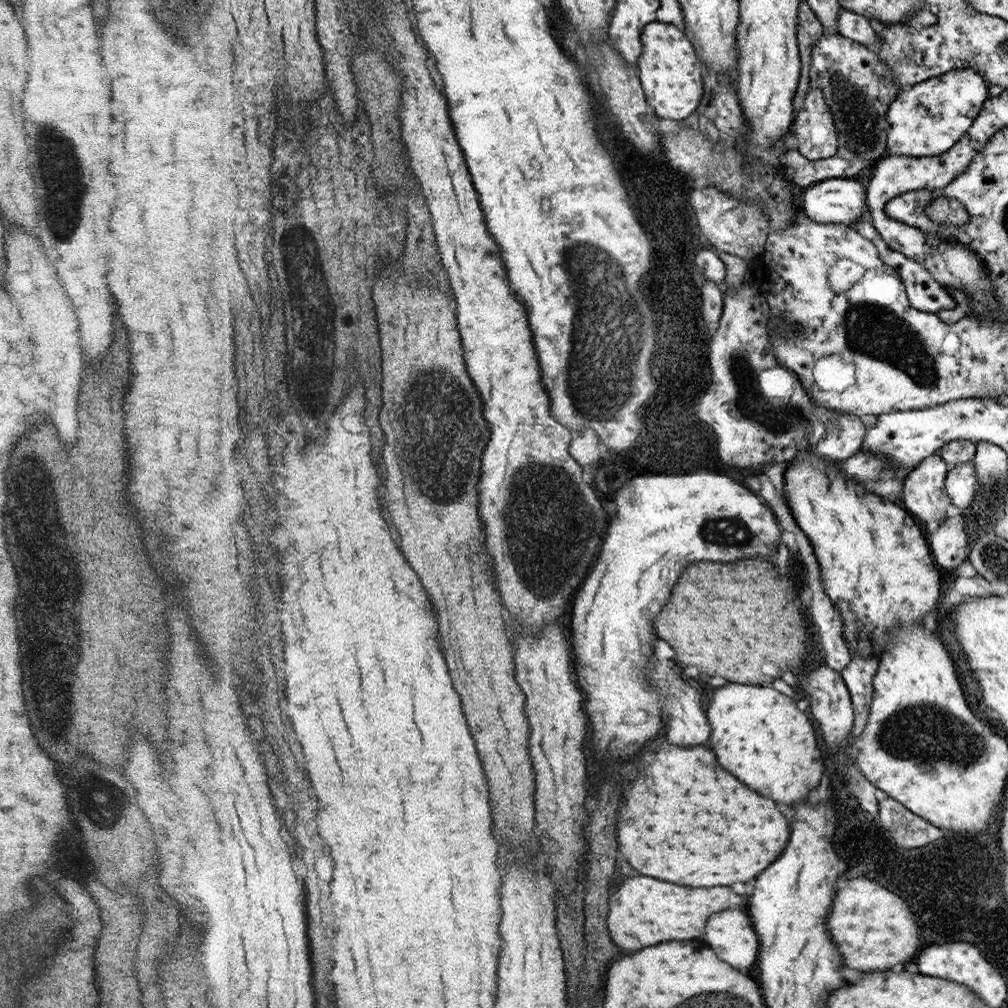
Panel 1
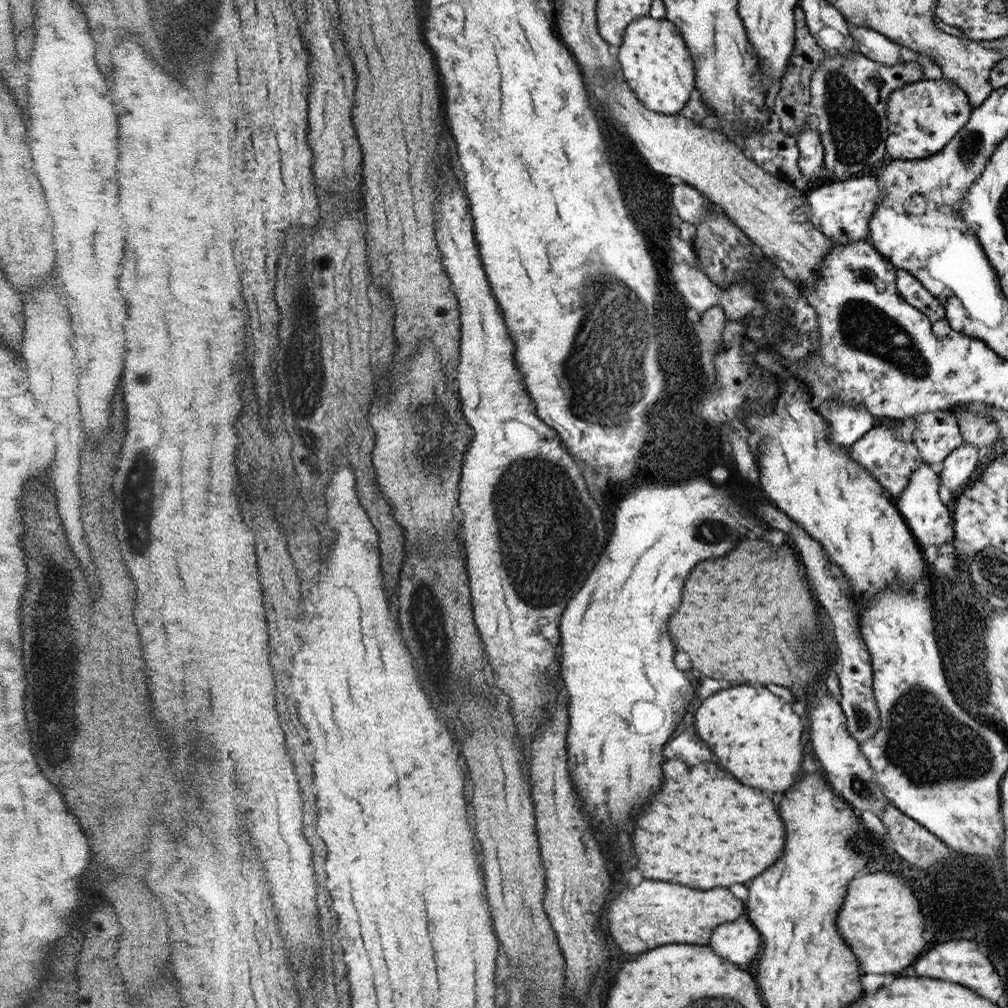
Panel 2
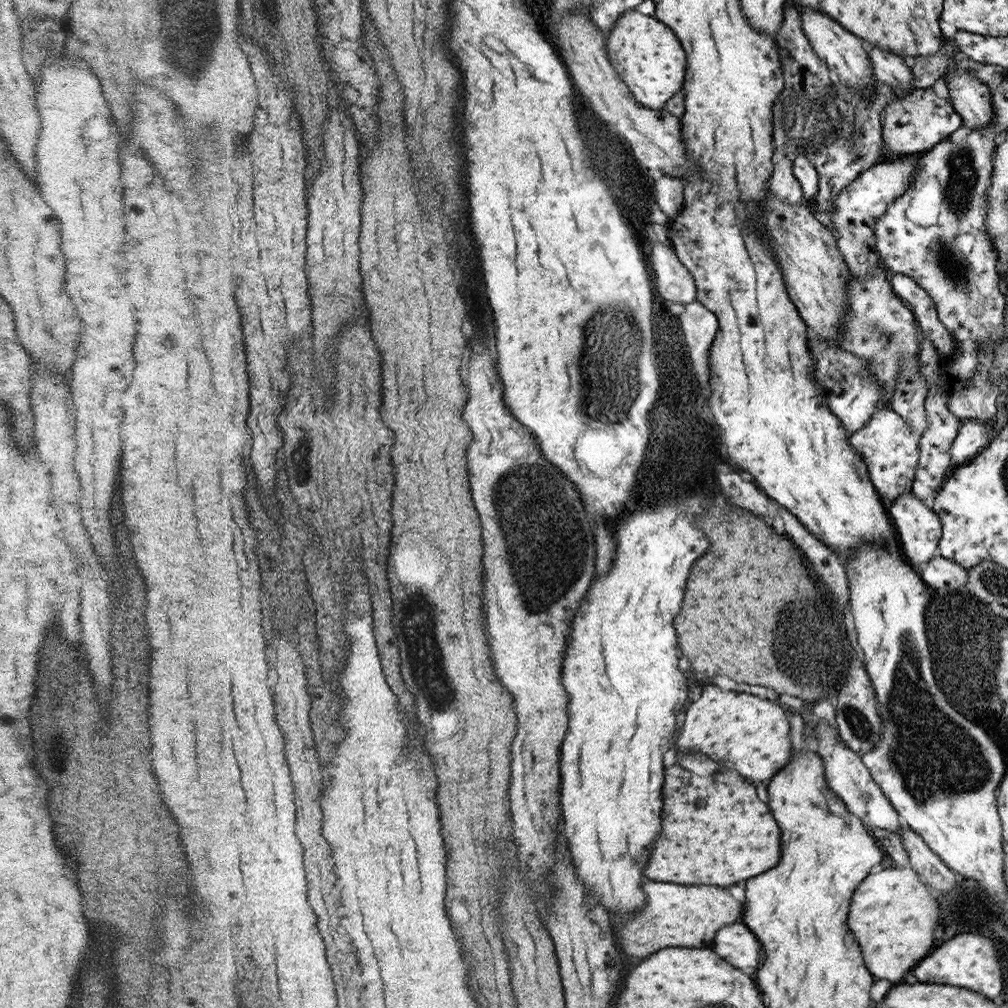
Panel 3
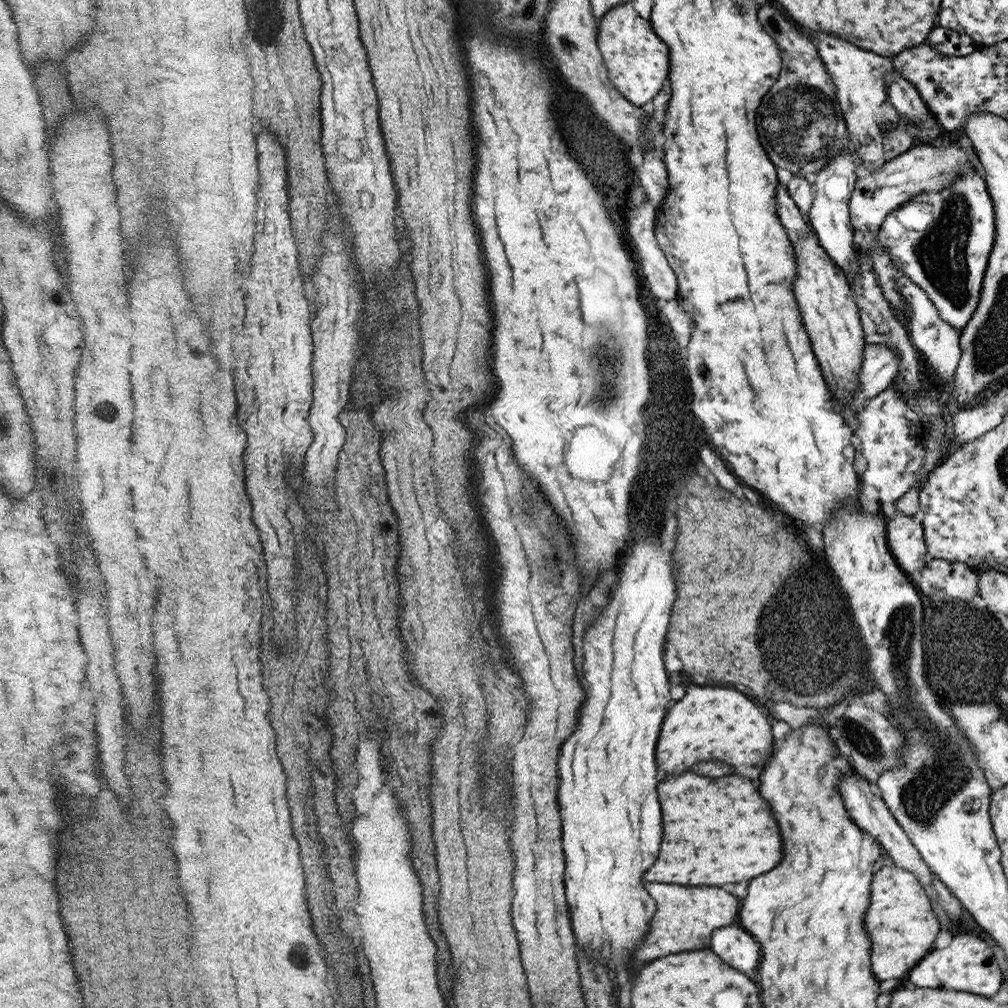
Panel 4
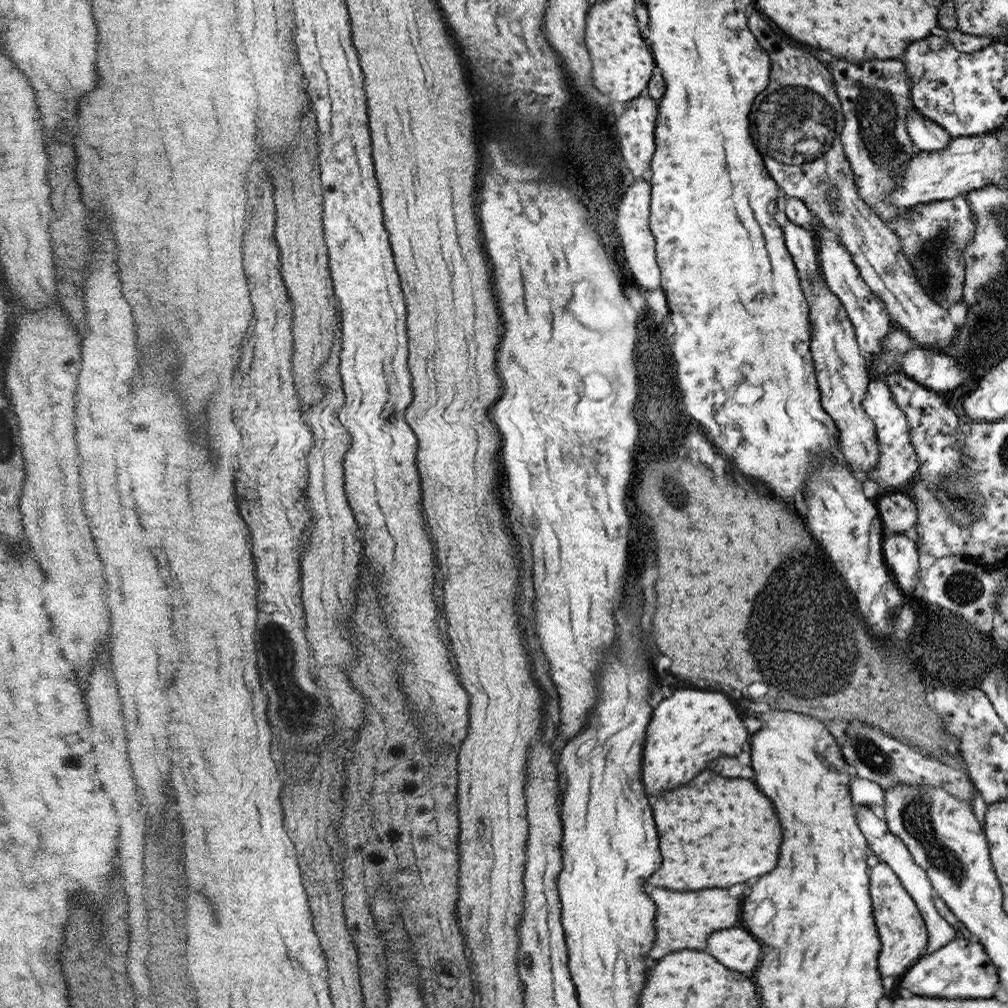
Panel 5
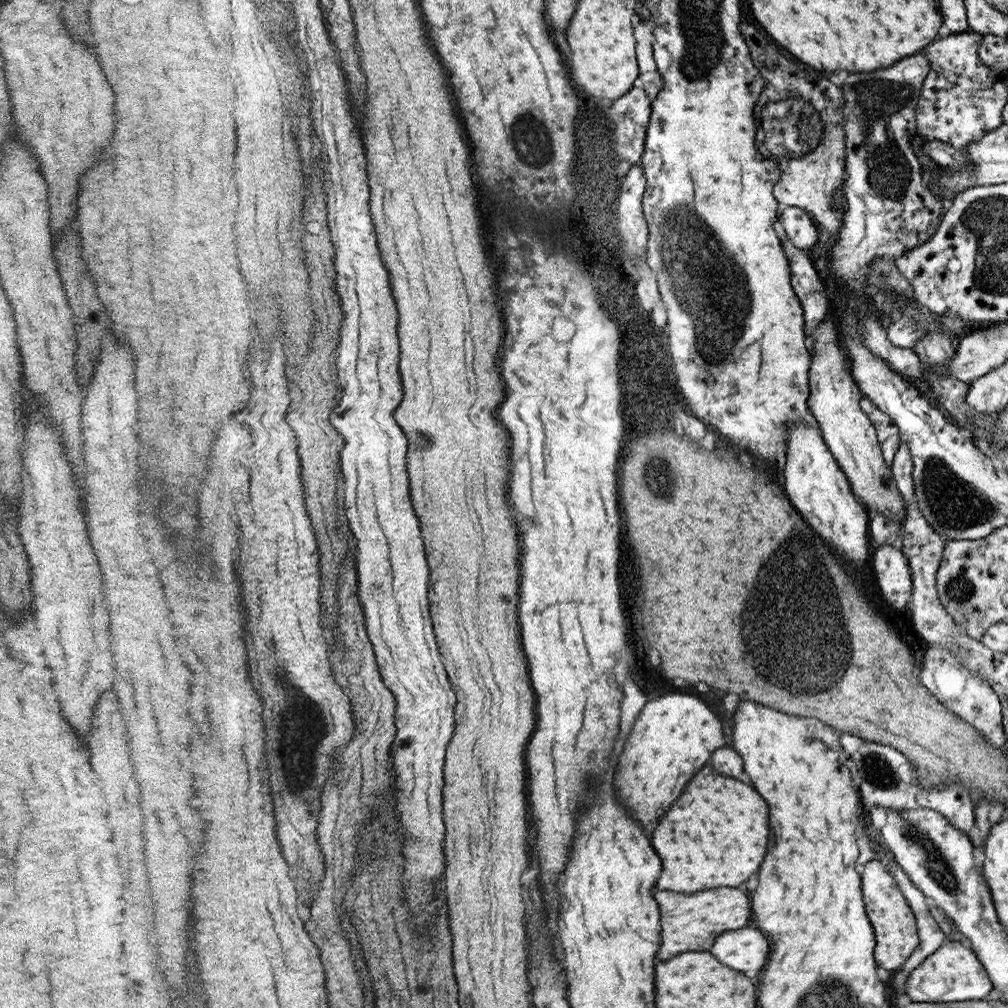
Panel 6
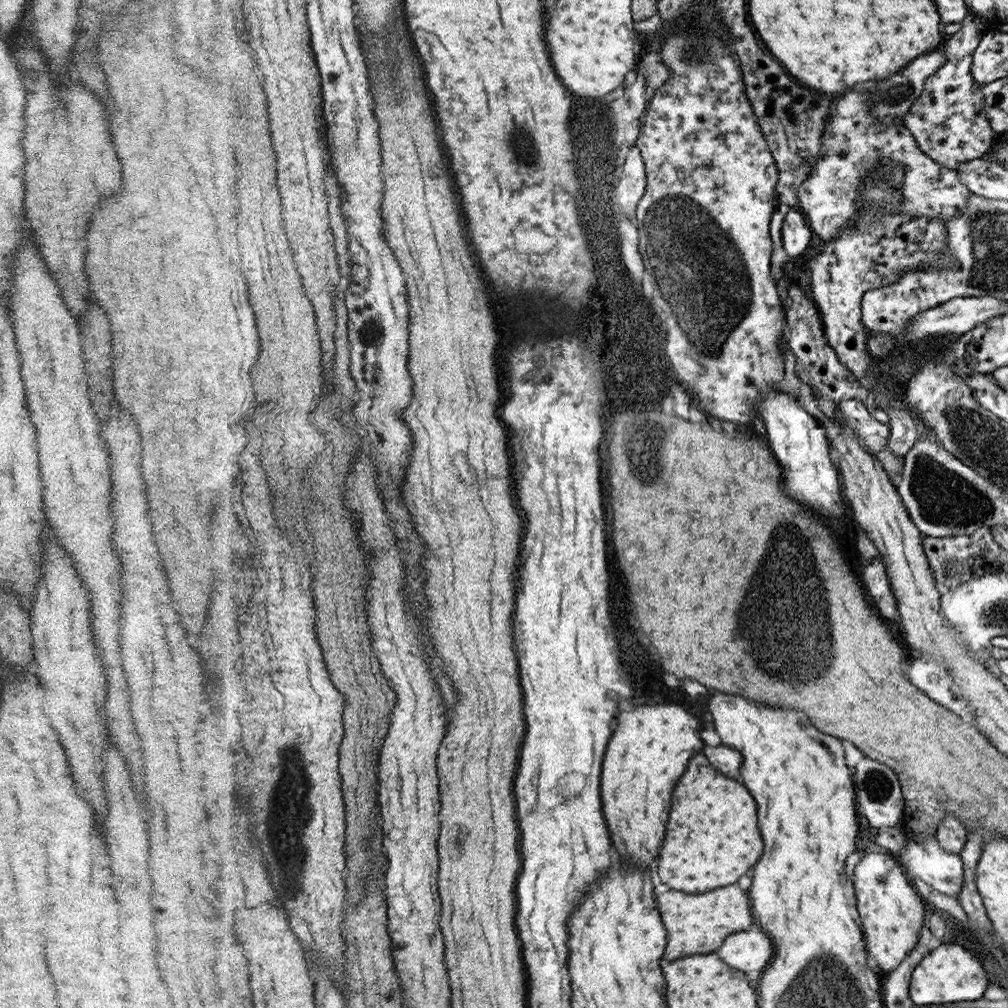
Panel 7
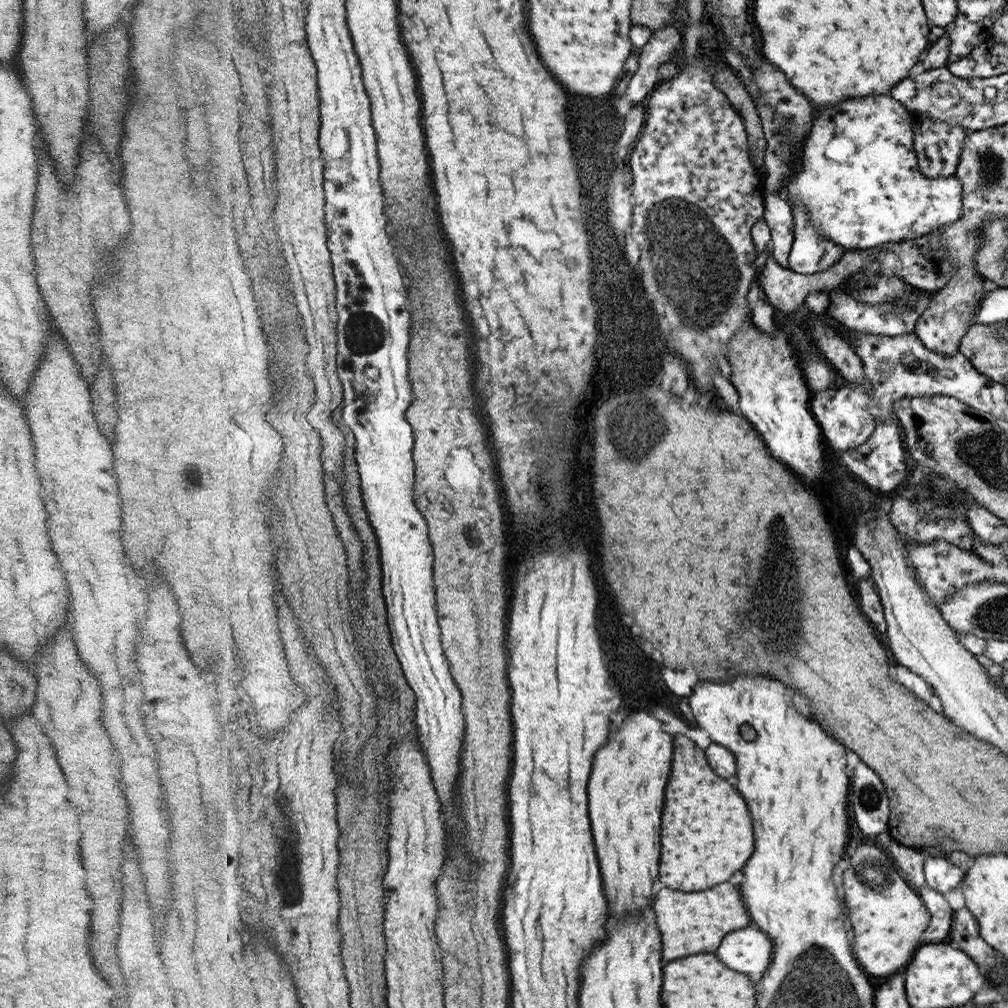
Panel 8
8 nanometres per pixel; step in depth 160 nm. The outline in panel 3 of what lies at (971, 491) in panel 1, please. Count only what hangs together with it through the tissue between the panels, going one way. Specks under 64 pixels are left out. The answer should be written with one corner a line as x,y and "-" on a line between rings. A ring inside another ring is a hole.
964,419
960,423
958,435
950,449
951,466
954,469
976,457
993,437
992,426
984,426
984,423
972,419

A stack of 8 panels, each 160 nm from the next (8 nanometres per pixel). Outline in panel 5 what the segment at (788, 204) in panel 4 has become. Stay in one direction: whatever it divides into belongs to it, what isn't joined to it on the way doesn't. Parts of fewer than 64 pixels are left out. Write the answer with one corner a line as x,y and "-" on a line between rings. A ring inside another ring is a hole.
784,210
774,215
778,226
784,230
786,248
793,258
800,281
810,281
820,271
817,250
814,247
814,232
806,231
789,222

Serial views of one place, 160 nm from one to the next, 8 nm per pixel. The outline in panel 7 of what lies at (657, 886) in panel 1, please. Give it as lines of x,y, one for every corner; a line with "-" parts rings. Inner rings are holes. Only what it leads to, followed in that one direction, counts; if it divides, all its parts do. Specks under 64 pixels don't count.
736,884
706,894
684,894
678,890
668,890
658,898
658,906
662,906
662,918
666,918
666,930
670,930
670,950
666,950
666,960
712,952
728,934
758,926
758,920
754,920
752,914
748,890
742,890
742,886

